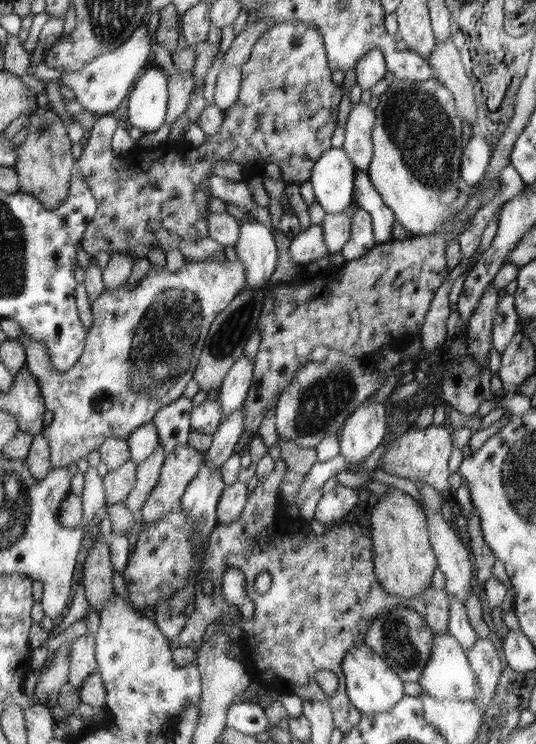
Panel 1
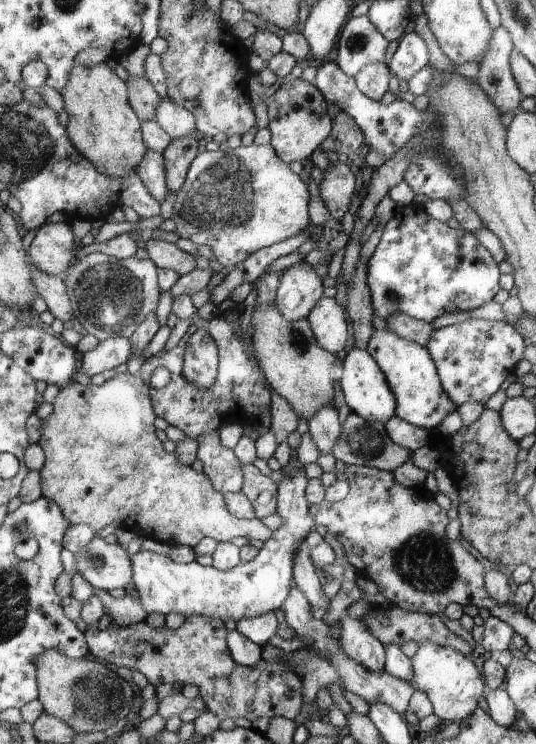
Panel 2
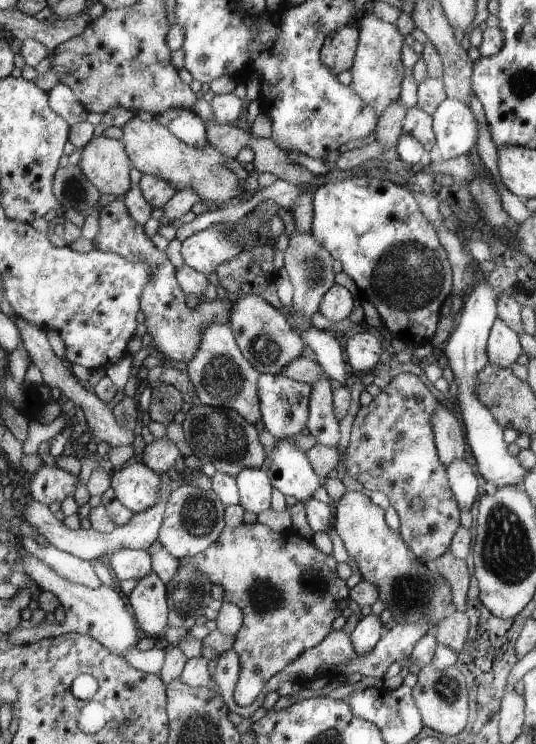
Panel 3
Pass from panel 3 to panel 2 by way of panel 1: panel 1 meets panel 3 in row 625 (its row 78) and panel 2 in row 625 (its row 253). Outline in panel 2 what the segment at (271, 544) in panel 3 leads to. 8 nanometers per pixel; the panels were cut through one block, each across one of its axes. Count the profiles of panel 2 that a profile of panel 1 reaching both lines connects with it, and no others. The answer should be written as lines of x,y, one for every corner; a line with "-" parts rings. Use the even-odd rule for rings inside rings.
190,616
185,618
185,622
180,628
174,630
166,625
164,628
150,628
146,621
133,624
132,626
114,626
110,623
104,630
99,630
97,624
89,624
84,630
86,635
88,650
96,658
106,660
110,665
125,666
131,671
138,671
148,679
152,686
160,684
194,684
200,690
199,697
204,700
208,710
215,714
220,721
225,718
246,718
254,721
260,716
266,718
284,717
288,720
295,720
303,708
302,697
302,679
295,672
292,672
286,664
282,662
262,662
256,666
261,670
261,676
256,682
250,682
248,676
253,668
240,666
239,663
231,657
230,648
227,646
228,630
222,620
218,618
204,618
204,616

